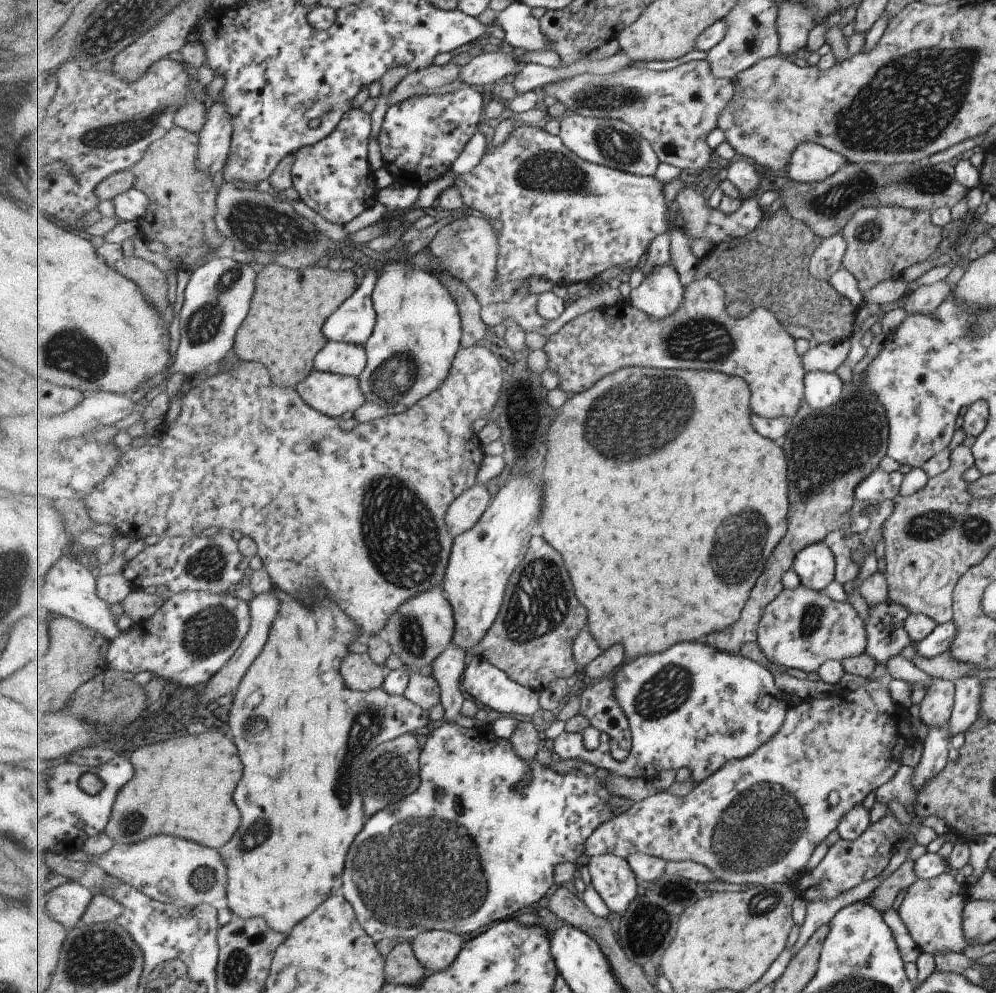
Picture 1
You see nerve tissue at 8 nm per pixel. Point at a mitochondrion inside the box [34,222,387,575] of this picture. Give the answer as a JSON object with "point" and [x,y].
{"point":[69,349]}

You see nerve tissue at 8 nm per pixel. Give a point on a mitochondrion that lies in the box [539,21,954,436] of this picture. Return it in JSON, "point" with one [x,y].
{"point":[702,339]}

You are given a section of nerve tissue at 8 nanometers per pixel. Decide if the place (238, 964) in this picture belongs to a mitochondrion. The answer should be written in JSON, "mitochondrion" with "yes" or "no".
{"mitochondrion":"yes"}

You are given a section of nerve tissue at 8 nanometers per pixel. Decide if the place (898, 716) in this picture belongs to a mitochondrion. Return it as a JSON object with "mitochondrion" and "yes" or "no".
{"mitochondrion":"no"}

